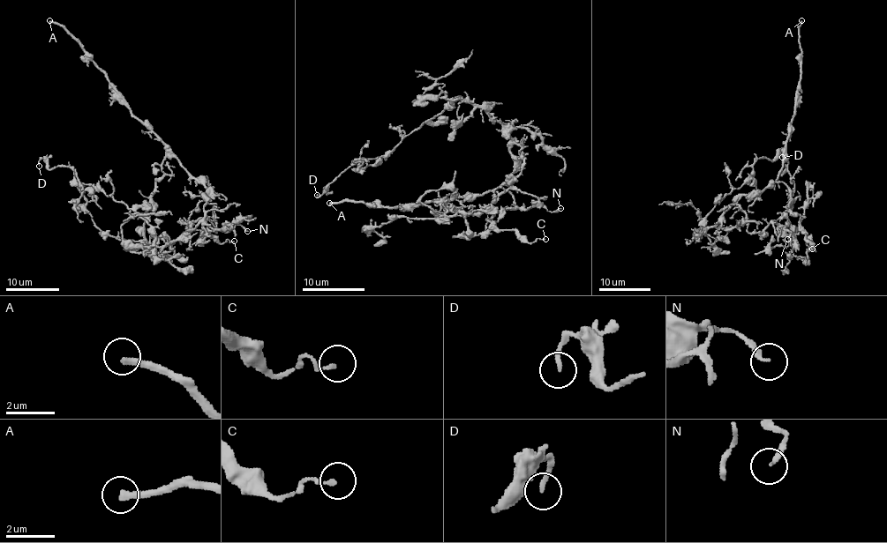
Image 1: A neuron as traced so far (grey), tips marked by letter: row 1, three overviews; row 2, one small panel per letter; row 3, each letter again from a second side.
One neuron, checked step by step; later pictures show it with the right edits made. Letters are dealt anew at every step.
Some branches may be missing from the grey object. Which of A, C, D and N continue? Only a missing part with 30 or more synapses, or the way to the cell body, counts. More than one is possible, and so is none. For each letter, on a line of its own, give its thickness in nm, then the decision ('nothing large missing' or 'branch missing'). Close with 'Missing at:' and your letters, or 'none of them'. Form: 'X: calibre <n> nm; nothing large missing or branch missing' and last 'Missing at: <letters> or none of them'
A: calibre 280 nm; branch missing
C: calibre 150 nm; nothing large missing
D: calibre 160 nm; nothing large missing
N: calibre 190 nm; nothing large missing
Missing at: A

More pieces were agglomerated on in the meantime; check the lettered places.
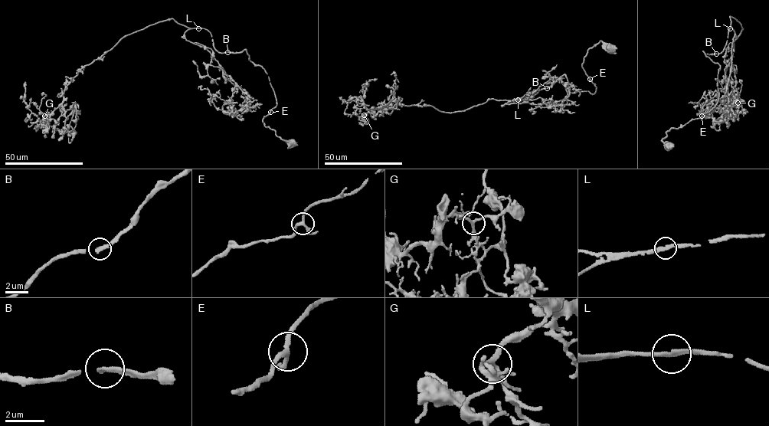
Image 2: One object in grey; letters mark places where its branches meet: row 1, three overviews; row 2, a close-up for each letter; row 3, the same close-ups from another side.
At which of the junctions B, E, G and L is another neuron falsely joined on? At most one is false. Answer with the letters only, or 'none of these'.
none of these

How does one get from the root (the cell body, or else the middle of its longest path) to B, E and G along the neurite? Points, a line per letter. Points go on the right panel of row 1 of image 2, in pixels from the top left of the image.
B: (669, 145), (661, 140), (667, 131), (700, 118), (717, 103), (720, 65), (703, 51), (706, 54), (716, 53)
E: (669, 145), (661, 140), (666, 135), (667, 131), (682, 127), (701, 116)
G: (669, 145), (718, 101), (720, 65), (703, 51), (723, 50), (730, 16), (737, 103)

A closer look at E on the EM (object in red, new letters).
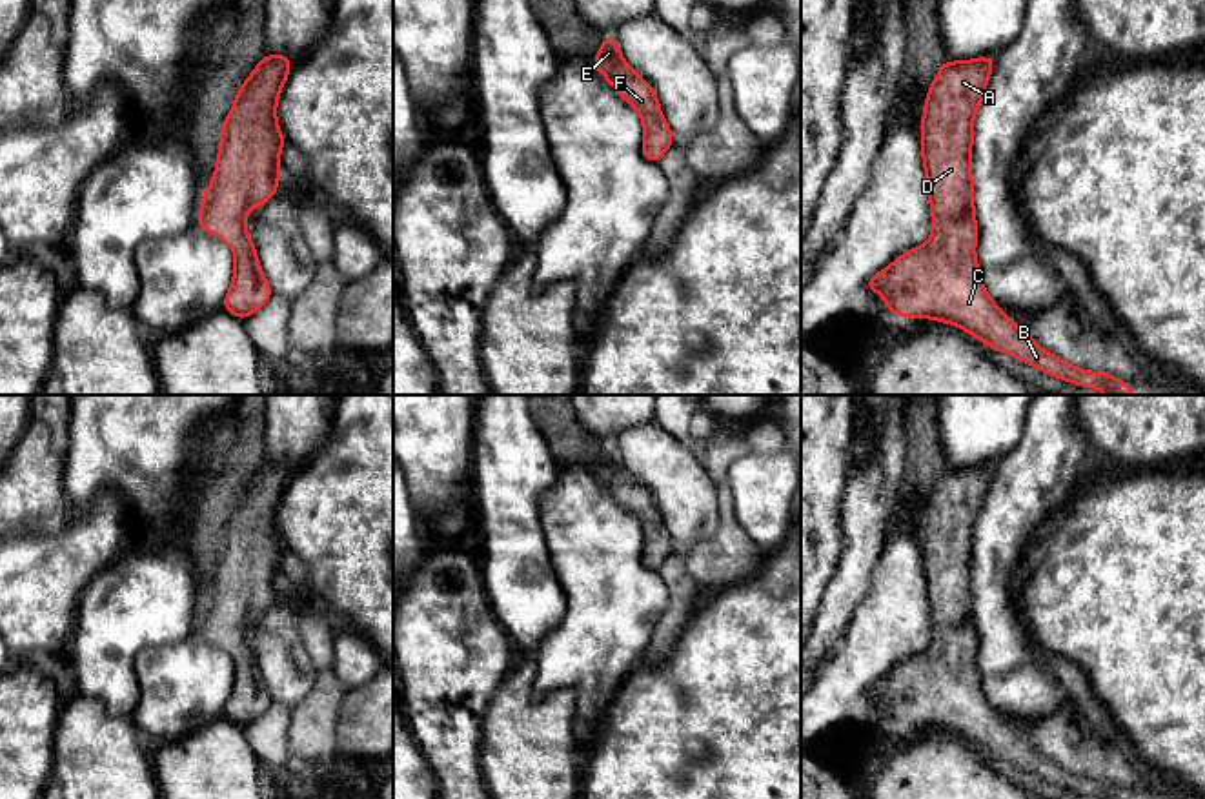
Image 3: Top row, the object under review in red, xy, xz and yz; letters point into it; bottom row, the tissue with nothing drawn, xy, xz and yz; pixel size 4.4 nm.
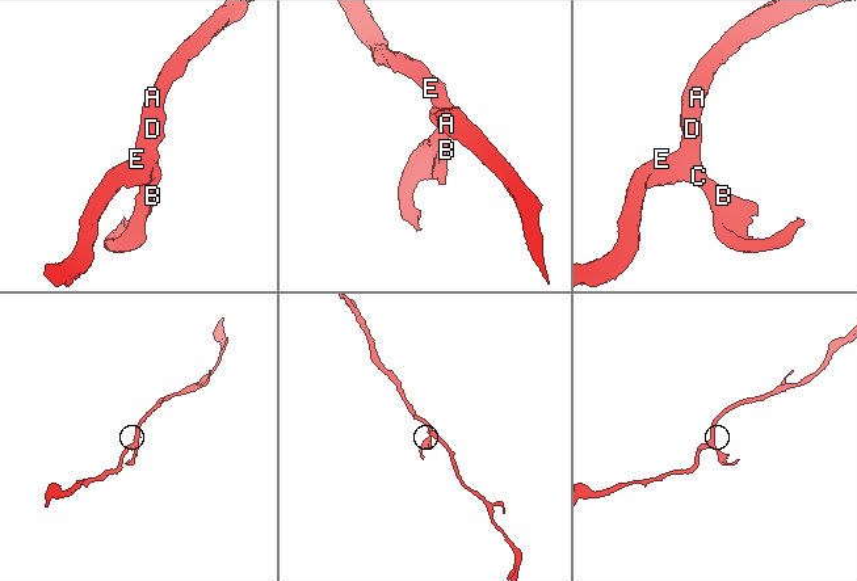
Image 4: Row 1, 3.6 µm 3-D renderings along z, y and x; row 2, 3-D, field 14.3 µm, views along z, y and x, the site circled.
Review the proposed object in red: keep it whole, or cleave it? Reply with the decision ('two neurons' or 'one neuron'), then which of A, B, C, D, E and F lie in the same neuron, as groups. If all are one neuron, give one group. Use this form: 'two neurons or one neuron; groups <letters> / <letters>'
one neuron; groups A B C D E F

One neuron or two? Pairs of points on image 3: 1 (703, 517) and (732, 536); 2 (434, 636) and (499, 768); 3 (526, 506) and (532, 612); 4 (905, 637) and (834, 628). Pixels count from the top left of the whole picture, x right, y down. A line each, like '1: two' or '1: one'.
1: two
2: two
3: one
4: two

